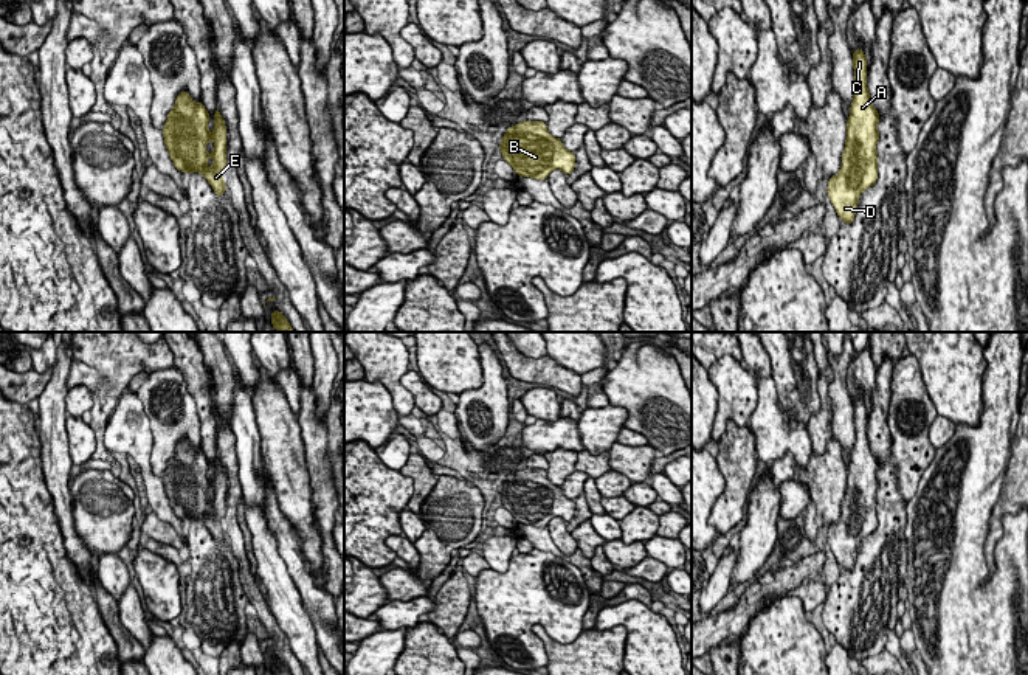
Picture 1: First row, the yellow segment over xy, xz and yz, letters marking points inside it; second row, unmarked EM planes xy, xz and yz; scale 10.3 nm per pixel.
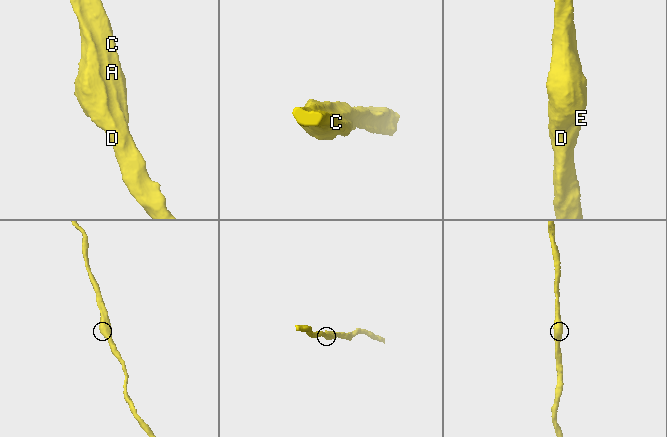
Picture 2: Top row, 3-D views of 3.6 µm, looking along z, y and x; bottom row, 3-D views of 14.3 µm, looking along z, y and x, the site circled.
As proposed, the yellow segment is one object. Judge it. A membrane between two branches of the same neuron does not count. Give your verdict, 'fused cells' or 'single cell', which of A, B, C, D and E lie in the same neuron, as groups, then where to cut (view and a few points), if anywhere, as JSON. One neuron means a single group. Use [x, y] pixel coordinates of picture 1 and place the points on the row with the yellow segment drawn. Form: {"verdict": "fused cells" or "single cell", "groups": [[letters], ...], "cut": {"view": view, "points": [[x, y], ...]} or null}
{"verdict": "single cell", "groups": [["A", "B", "C", "D", "E"]], "cut": null}

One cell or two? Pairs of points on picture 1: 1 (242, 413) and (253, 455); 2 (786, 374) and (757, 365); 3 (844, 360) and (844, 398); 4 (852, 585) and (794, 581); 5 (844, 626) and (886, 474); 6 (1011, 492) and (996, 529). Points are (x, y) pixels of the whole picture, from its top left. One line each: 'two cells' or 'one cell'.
1: one cell
2: two cells
3: one cell
4: two cells
5: one cell
6: one cell

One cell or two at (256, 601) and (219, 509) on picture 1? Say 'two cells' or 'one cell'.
one cell

